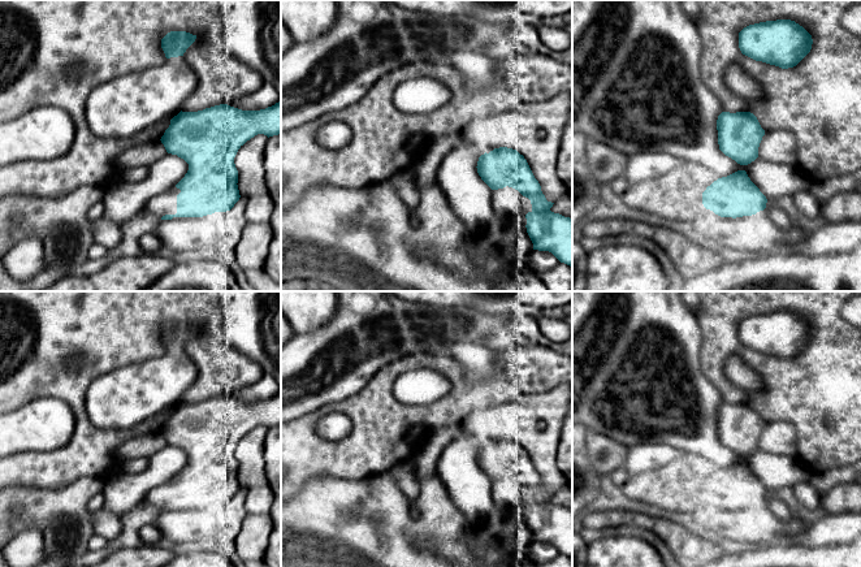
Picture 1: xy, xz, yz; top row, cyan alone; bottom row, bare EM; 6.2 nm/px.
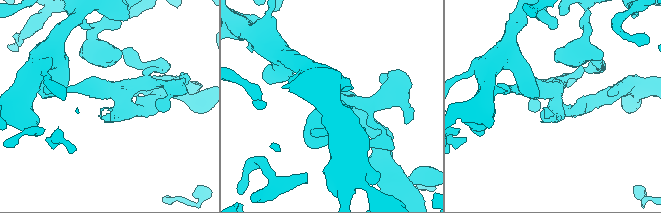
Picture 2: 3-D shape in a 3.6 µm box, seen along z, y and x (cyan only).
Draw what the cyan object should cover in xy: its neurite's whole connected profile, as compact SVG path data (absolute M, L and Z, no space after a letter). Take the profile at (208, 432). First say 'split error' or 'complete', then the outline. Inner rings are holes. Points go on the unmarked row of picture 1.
split error; M281 391L260 402L242 402L228 395L198 403L181 402L170 411L160 432L168 445L177 446L189 455L189 462L176 477L150 490L144 502L161 511L203 508L230 502L241 489L234 449L238 441L258 425L268 429L281 425Z

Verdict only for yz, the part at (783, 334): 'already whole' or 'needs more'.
already whole

